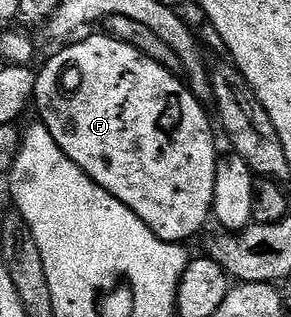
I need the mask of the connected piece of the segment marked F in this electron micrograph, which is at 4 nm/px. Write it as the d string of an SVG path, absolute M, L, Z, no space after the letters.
M101 34L101 36L89 36L78 44L69 44L62 52L55 53L42 68L39 68L32 98L32 103L35 108L37 104L37 112L41 115L38 116L40 123L45 125L51 138L55 138L59 150L63 150L63 154L67 154L67 158L71 158L71 162L79 165L98 186L128 206L158 238L172 244L186 242L185 240L191 239L205 223L210 223L215 194L215 170L219 159L217 144L213 141L213 128L209 125L209 116L205 113L204 106L201 105L204 103L194 96L180 79L179 81L177 79L174 73L159 66L159 62L151 62L151 58L139 54L135 46L127 46L108 34Z

